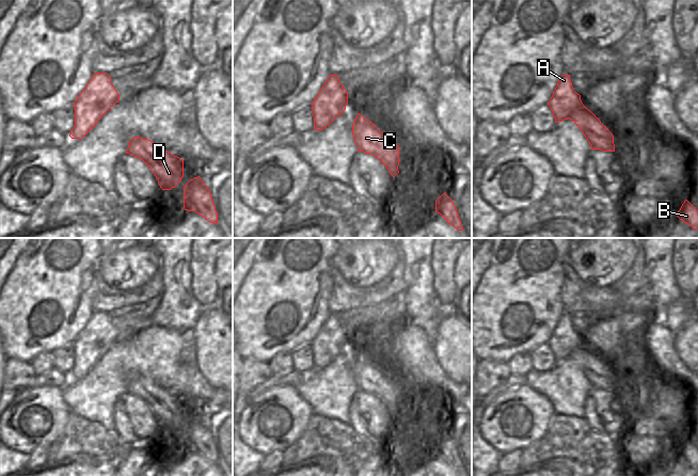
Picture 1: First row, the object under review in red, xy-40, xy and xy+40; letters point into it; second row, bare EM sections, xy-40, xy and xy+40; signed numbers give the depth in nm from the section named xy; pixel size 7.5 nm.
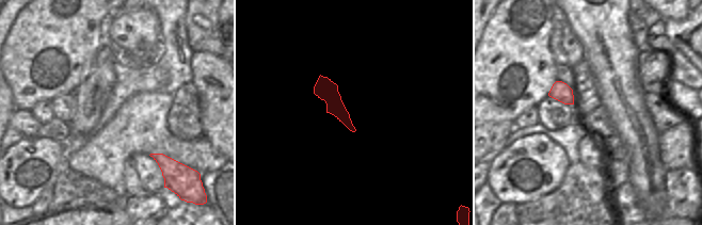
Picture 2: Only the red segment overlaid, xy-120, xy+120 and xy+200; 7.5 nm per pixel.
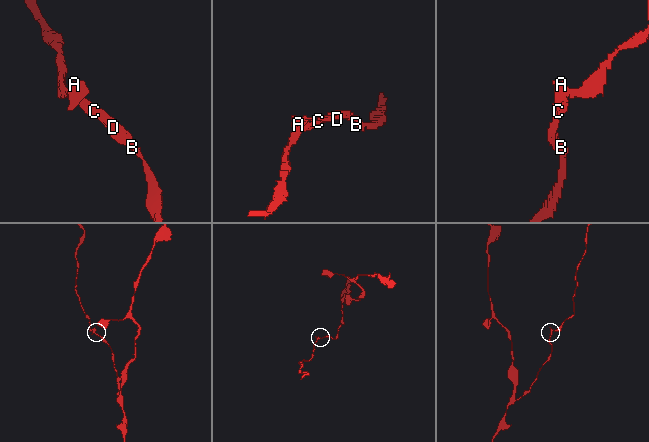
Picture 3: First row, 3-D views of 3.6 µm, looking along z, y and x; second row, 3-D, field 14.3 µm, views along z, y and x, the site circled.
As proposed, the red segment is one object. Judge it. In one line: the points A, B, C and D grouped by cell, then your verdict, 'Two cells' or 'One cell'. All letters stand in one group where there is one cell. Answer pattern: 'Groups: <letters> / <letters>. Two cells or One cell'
Groups: A B C D. One cell

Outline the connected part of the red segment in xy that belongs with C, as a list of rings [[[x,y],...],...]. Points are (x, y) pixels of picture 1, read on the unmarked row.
[[[360,352],[352,362],[352,375],[359,391],[375,395],[393,416],[399,412],[399,385]]]

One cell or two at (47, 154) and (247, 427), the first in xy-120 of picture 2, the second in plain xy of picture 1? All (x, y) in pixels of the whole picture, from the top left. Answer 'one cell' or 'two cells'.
one cell

